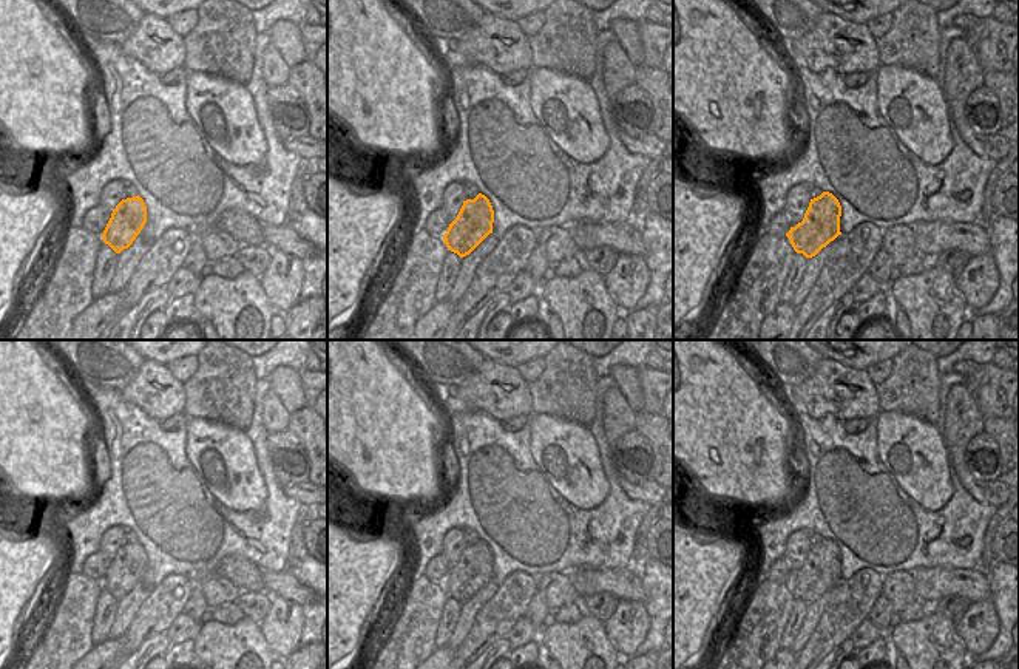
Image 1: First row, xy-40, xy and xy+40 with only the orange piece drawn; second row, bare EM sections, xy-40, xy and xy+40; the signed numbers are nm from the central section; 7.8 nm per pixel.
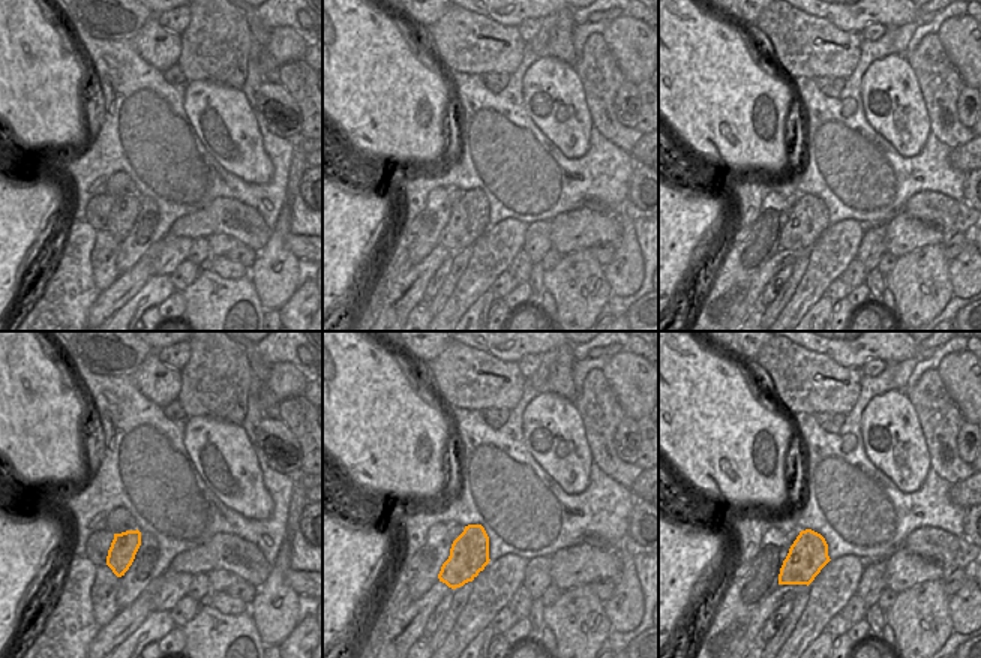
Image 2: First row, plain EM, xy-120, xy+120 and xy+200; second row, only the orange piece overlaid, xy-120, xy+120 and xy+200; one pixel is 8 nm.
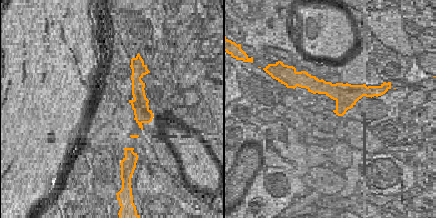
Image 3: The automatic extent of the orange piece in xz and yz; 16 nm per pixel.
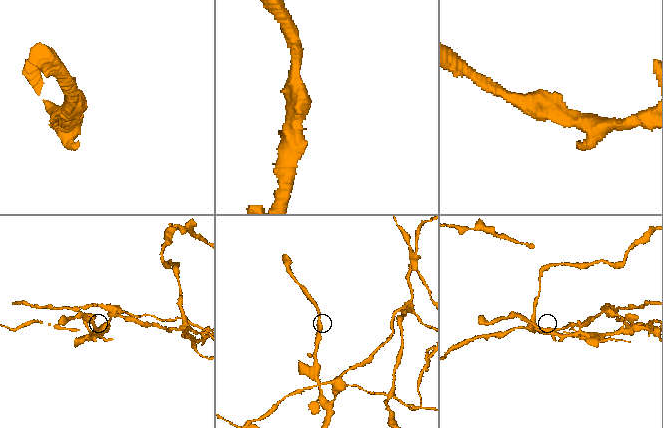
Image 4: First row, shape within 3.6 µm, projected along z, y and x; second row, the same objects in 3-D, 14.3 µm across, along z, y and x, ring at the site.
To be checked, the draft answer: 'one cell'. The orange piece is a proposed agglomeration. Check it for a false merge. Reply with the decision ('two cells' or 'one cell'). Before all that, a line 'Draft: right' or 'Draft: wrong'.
Draft: wrong
two cells

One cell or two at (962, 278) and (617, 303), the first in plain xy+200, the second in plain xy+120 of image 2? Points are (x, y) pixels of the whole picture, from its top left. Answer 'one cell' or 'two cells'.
two cells

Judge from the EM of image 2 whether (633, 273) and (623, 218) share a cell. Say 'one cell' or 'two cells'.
one cell

